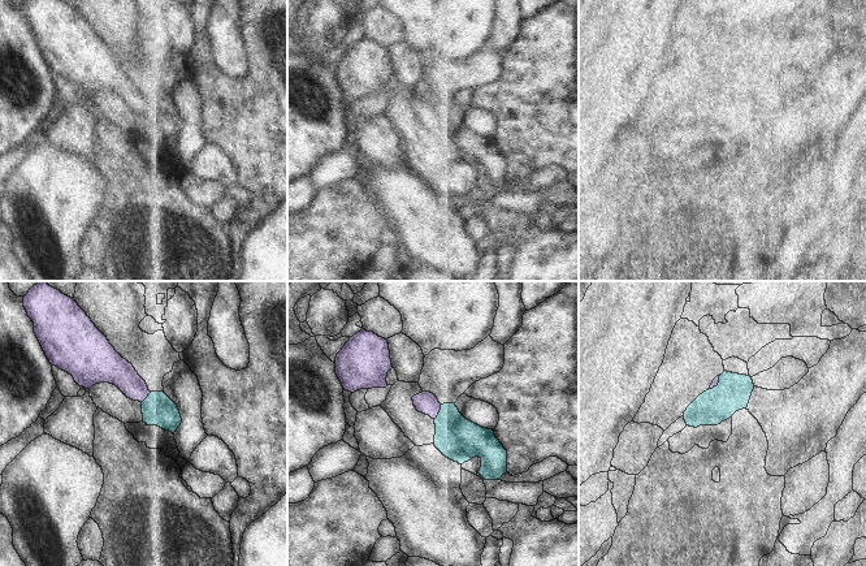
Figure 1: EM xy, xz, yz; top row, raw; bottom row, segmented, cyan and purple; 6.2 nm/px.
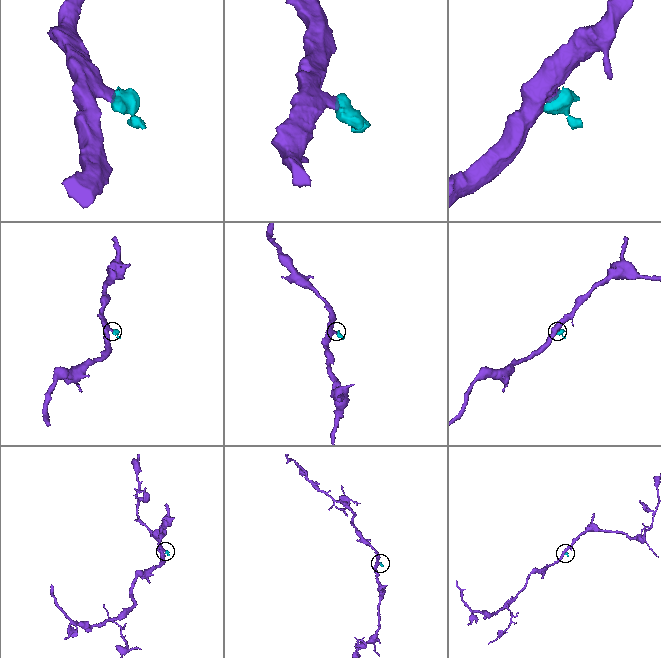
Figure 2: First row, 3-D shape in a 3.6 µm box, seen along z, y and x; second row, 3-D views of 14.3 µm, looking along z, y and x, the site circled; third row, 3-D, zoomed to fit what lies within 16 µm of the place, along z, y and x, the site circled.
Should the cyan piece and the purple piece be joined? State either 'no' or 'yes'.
yes

